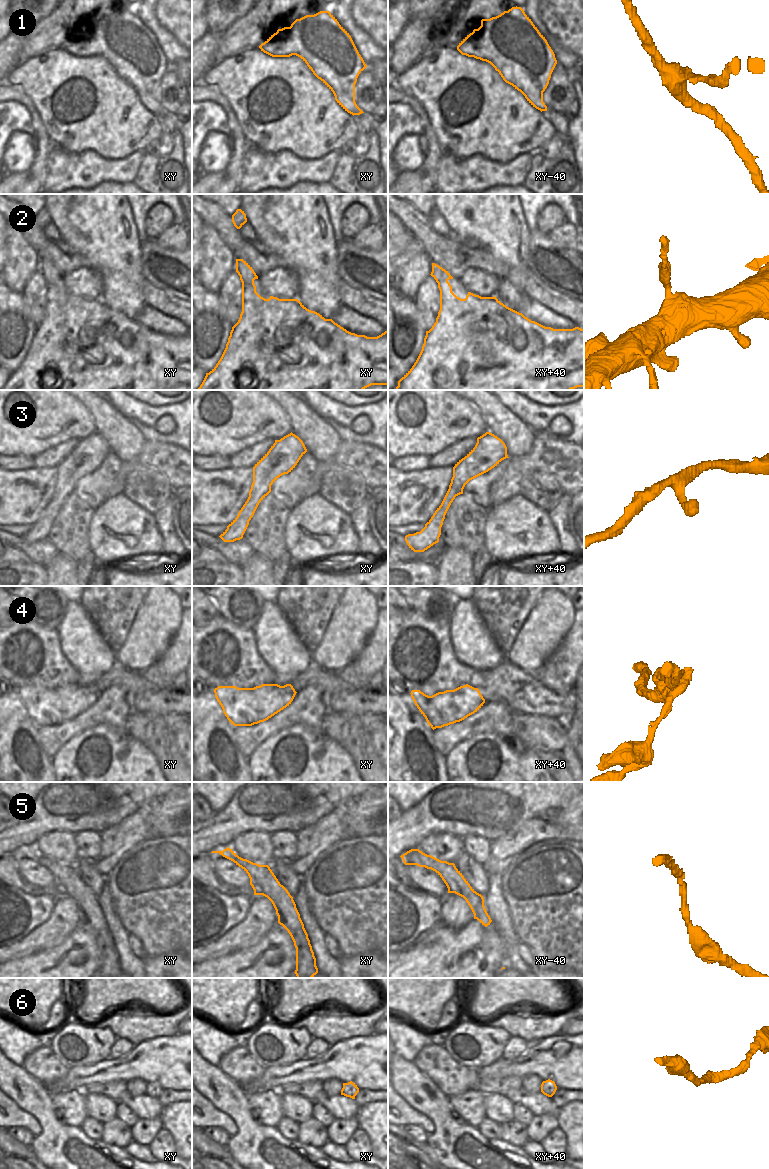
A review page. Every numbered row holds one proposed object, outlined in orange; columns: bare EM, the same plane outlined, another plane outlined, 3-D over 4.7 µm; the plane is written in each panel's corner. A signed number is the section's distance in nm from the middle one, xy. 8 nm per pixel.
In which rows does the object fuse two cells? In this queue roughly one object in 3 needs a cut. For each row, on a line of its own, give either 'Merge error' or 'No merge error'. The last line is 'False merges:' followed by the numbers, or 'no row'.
1: No merge error
2: Merge error
3: No merge error
4: No merge error
5: No merge error
6: No merge error
False merges: 2.

